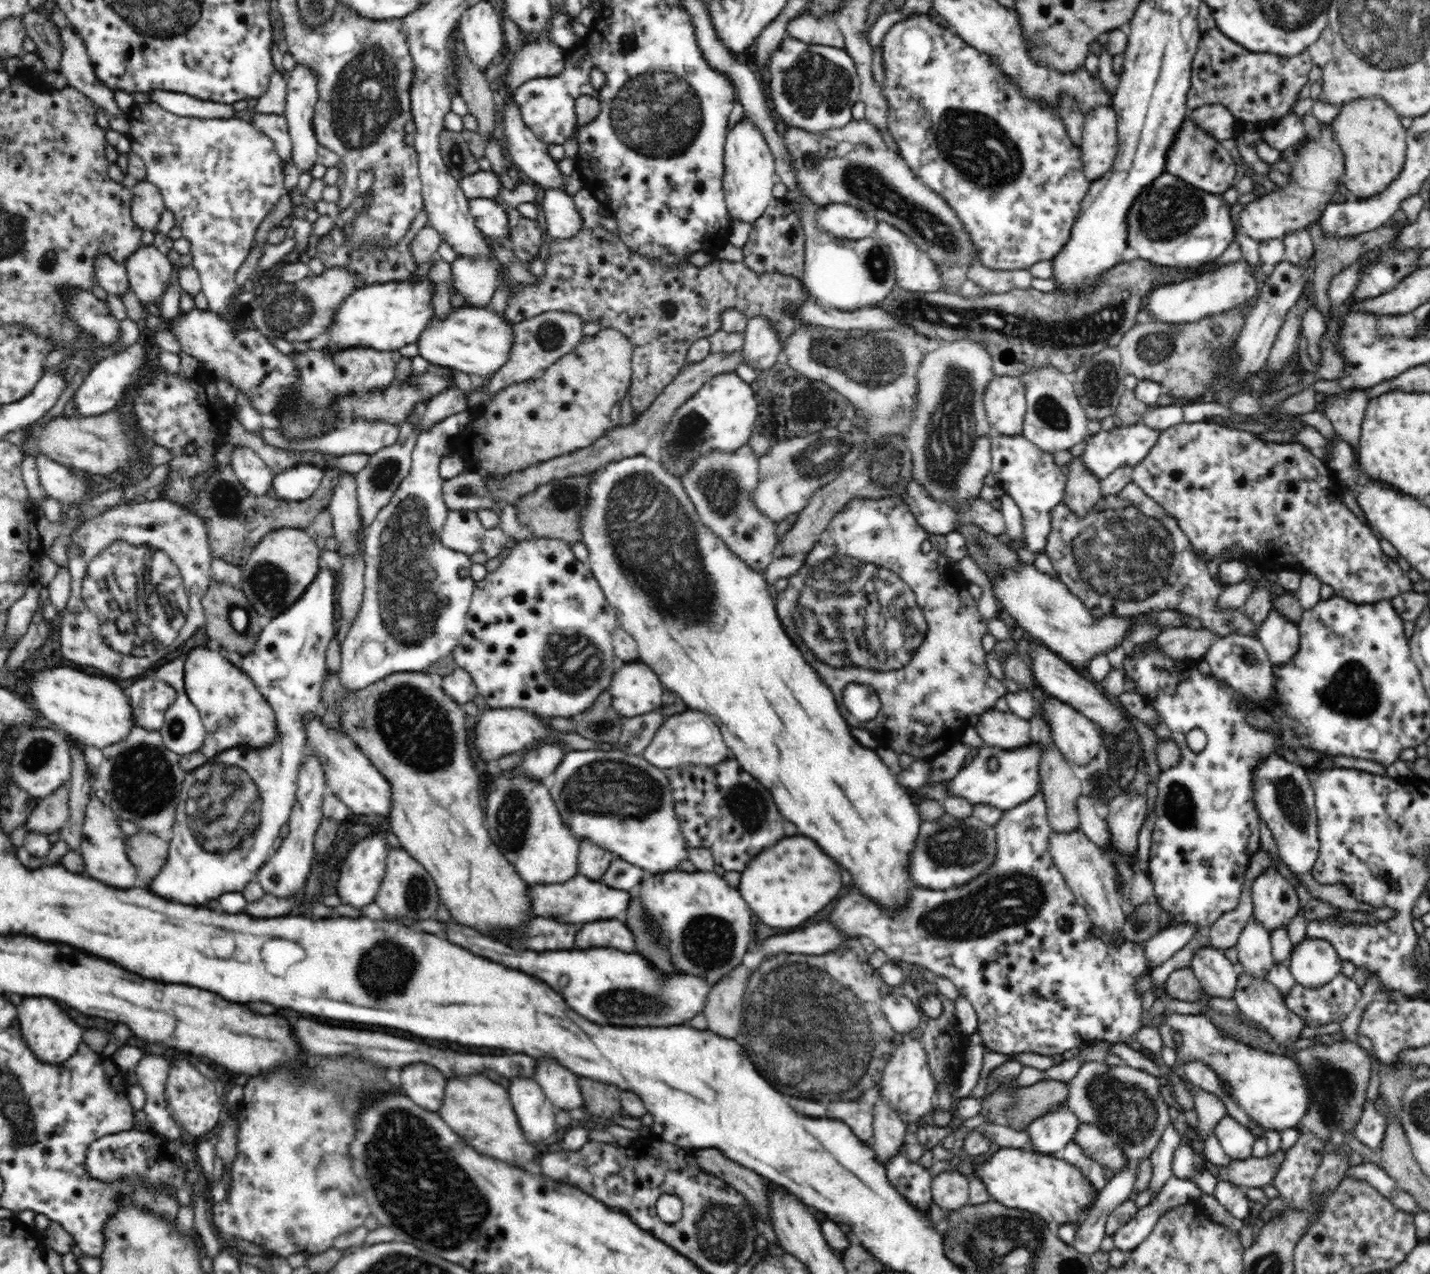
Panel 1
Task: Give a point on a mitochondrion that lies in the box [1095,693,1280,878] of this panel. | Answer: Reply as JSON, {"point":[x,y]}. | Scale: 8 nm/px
{"point":[1179,807]}

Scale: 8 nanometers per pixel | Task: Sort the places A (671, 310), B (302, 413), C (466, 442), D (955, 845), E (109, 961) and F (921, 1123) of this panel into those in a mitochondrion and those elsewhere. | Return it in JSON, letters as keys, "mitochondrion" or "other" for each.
{"A":"mitochondrion","B":"mitochondrion","C":"other","D":"mitochondrion","E":"other","F":"other"}

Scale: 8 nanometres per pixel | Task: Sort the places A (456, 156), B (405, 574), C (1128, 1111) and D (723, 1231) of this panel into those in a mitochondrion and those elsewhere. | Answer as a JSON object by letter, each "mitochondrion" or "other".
{"A":"mitochondrion","B":"mitochondrion","C":"mitochondrion","D":"mitochondrion"}

